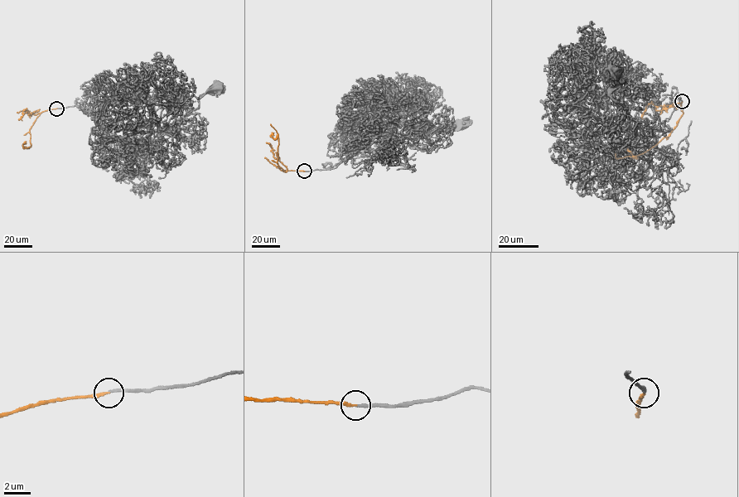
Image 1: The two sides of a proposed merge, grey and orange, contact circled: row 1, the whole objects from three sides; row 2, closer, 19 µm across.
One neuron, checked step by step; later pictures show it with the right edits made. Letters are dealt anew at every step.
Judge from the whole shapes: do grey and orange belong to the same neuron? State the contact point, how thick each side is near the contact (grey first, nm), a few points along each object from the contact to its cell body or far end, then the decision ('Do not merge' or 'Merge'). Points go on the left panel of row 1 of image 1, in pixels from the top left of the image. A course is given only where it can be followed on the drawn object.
Place: (56, 108). Thickness 200 nm (grey) against 200 nm. Course of grey: (56, 108), (79, 105), (101, 124), (109, 116), (136, 131), (164, 131), (197, 108), (199, 98), (216, 88). Course of orange: (56, 108), (42, 111), (30, 130), (31, 147), (22, 145), (26, 142). Merge

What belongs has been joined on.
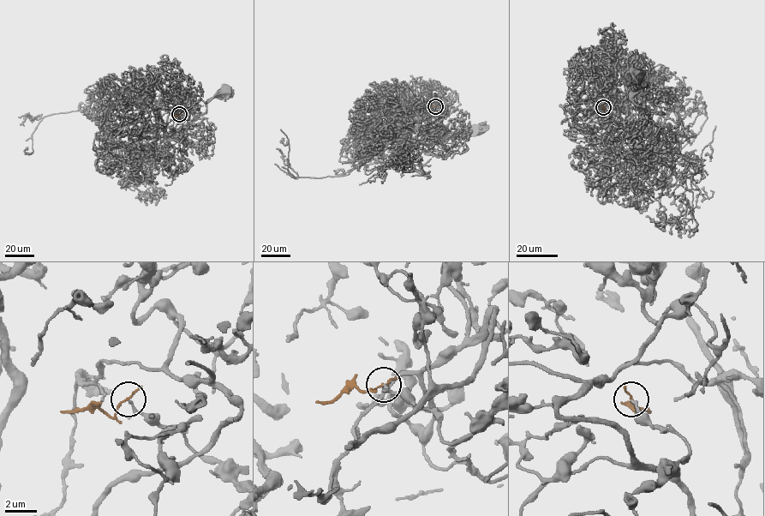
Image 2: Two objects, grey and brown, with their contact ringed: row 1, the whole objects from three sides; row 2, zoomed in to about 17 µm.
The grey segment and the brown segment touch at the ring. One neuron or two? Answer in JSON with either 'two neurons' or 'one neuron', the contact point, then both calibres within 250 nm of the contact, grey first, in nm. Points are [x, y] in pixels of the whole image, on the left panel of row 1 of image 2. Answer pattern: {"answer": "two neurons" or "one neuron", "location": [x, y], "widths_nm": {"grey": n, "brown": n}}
{"answer": "two neurons", "location": [179, 114], "widths_nm": {"grey": 120, "brown": 140}}

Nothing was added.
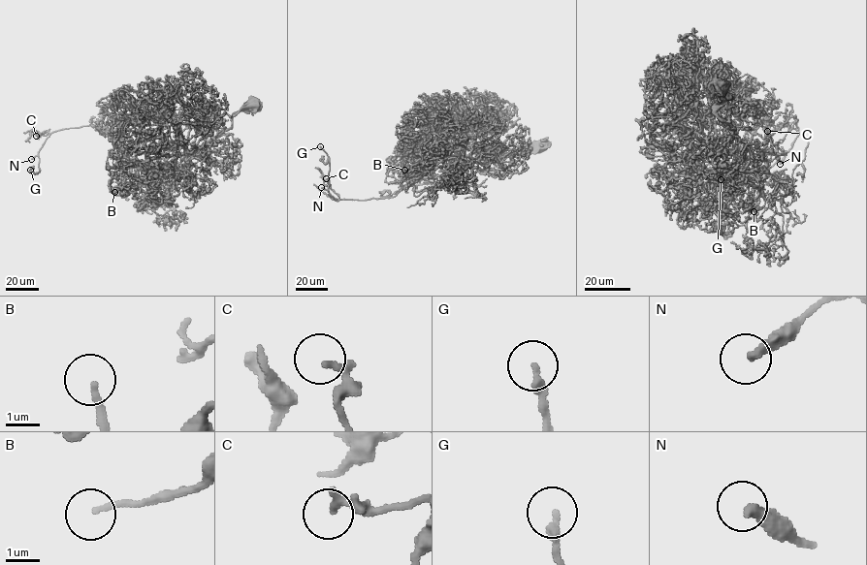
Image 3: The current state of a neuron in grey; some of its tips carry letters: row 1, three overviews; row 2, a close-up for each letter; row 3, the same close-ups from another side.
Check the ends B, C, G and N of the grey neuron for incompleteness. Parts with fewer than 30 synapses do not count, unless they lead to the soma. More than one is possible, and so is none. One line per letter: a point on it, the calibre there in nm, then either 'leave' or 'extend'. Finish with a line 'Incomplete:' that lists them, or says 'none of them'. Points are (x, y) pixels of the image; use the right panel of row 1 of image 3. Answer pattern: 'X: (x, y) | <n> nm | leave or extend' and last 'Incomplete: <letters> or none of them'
B: (754, 211) | 170 nm | extend
C: (767, 131) | 200 nm | leave
G: (721, 179) | 240 nm | leave
N: (780, 164) | 320 nm | leave
Incomplete: B

